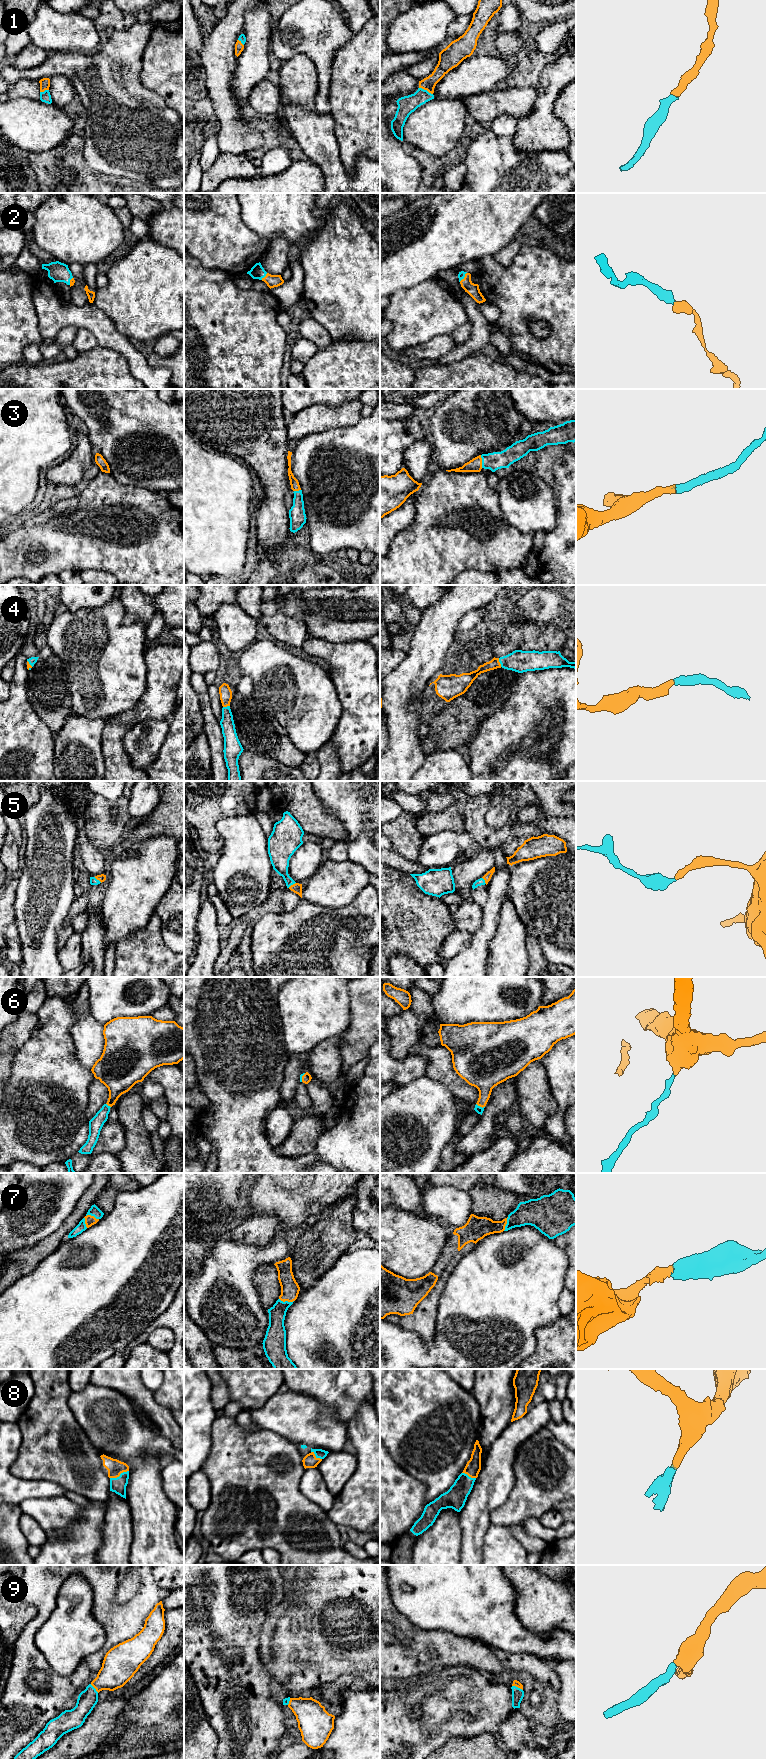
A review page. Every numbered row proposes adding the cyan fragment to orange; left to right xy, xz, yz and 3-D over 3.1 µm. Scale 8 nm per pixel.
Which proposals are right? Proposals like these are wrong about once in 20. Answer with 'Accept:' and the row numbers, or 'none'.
Accept: 1, 2, 3, 4, 5, 6, 7, 8, 9

